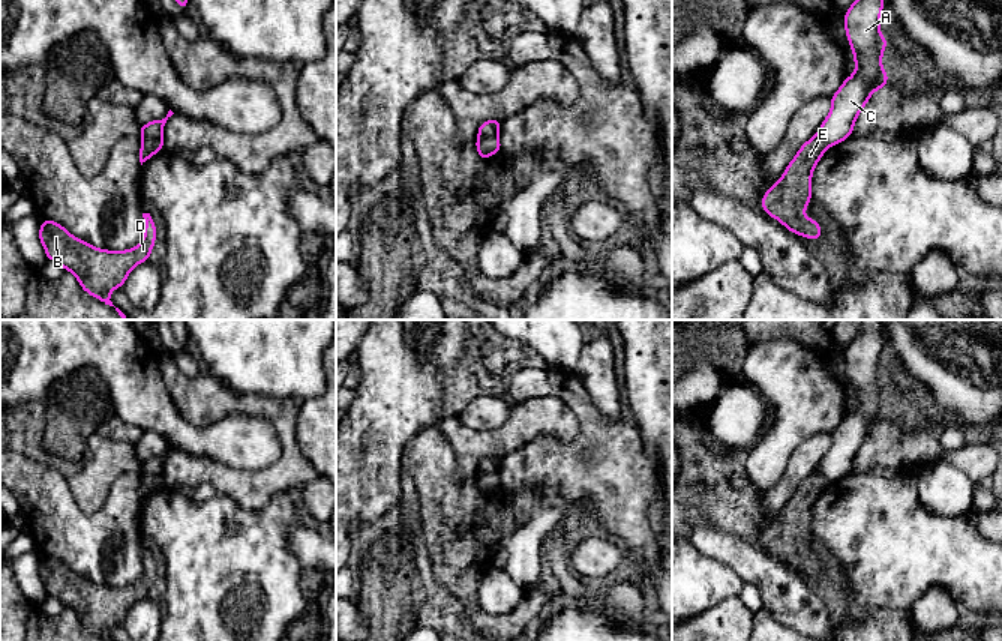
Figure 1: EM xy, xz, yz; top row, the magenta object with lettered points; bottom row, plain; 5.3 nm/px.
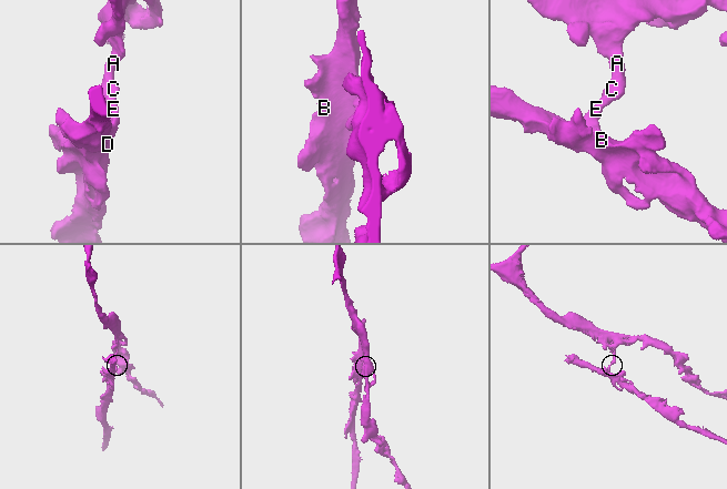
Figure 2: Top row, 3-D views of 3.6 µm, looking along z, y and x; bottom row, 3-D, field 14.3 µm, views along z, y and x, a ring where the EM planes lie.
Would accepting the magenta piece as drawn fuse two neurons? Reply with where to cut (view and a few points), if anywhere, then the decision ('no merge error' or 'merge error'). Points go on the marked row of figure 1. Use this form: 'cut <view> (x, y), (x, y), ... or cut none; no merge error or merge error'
cut xy (141, 137), (161, 141); merge error

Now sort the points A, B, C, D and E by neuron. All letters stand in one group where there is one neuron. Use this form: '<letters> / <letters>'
A C / B D E

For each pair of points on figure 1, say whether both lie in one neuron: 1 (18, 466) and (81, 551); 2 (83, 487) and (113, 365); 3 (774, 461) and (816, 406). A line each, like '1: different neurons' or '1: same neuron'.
1: same neuron
2: different neurons
3: same neuron

